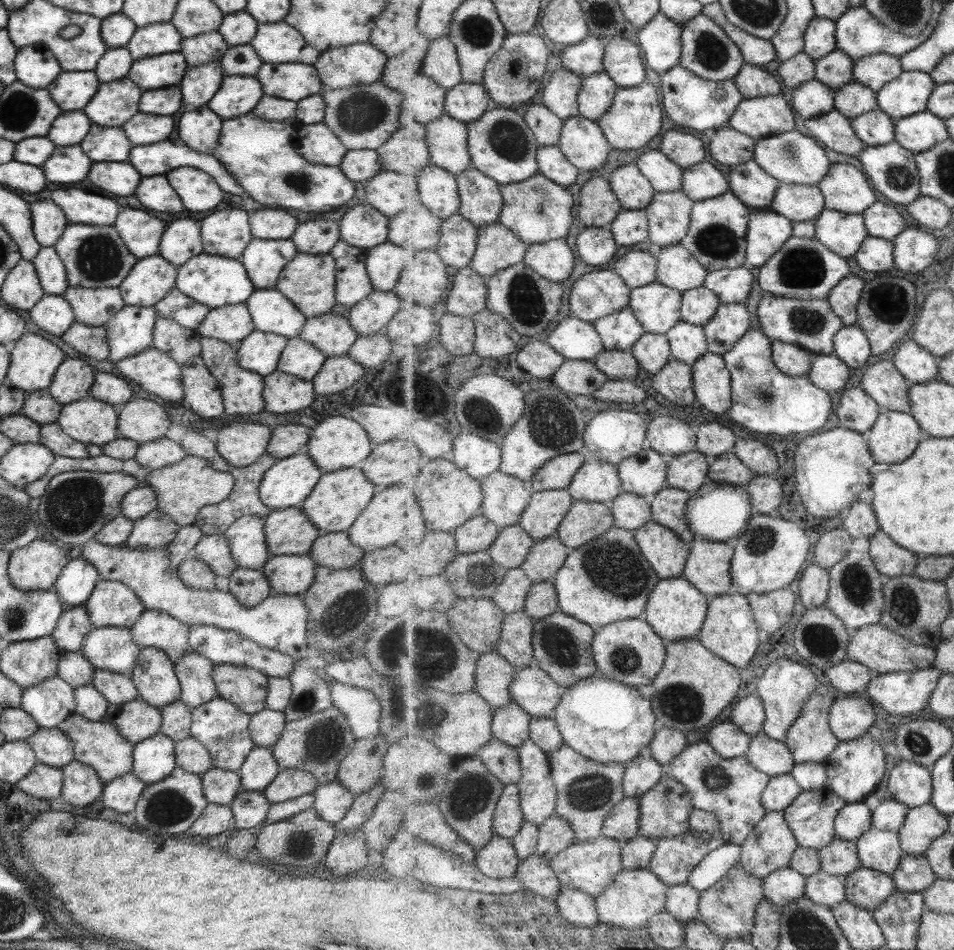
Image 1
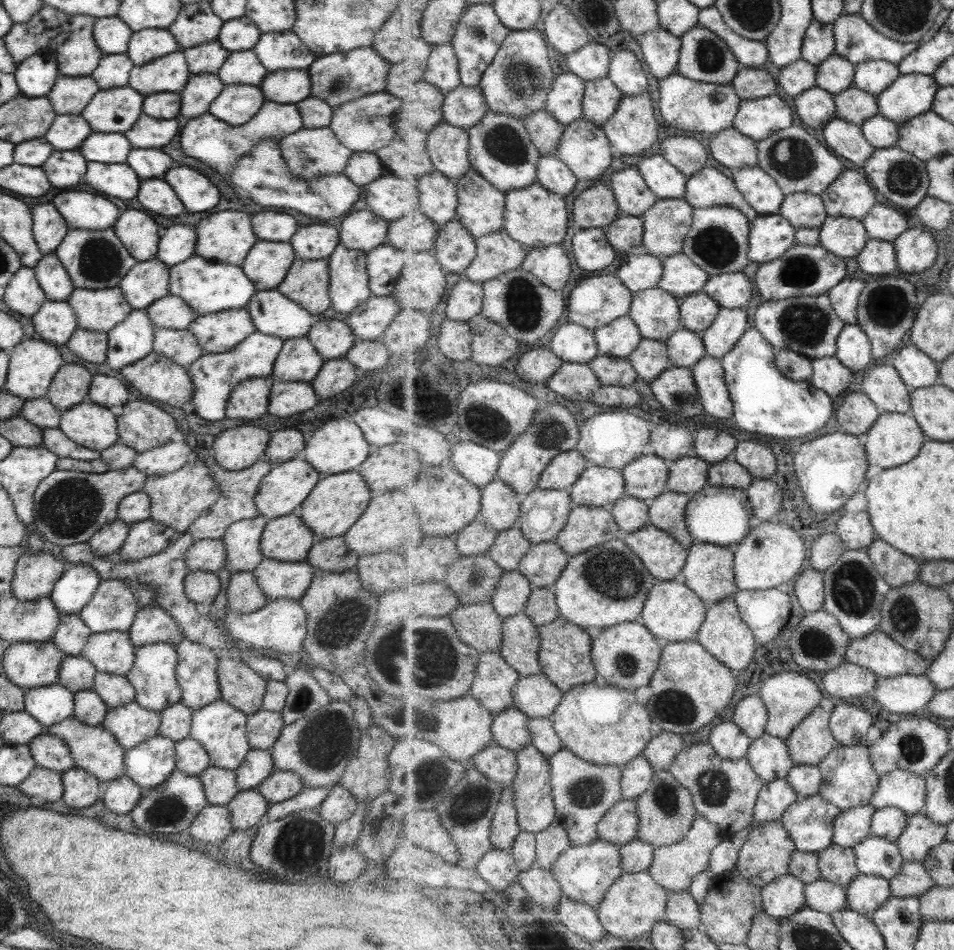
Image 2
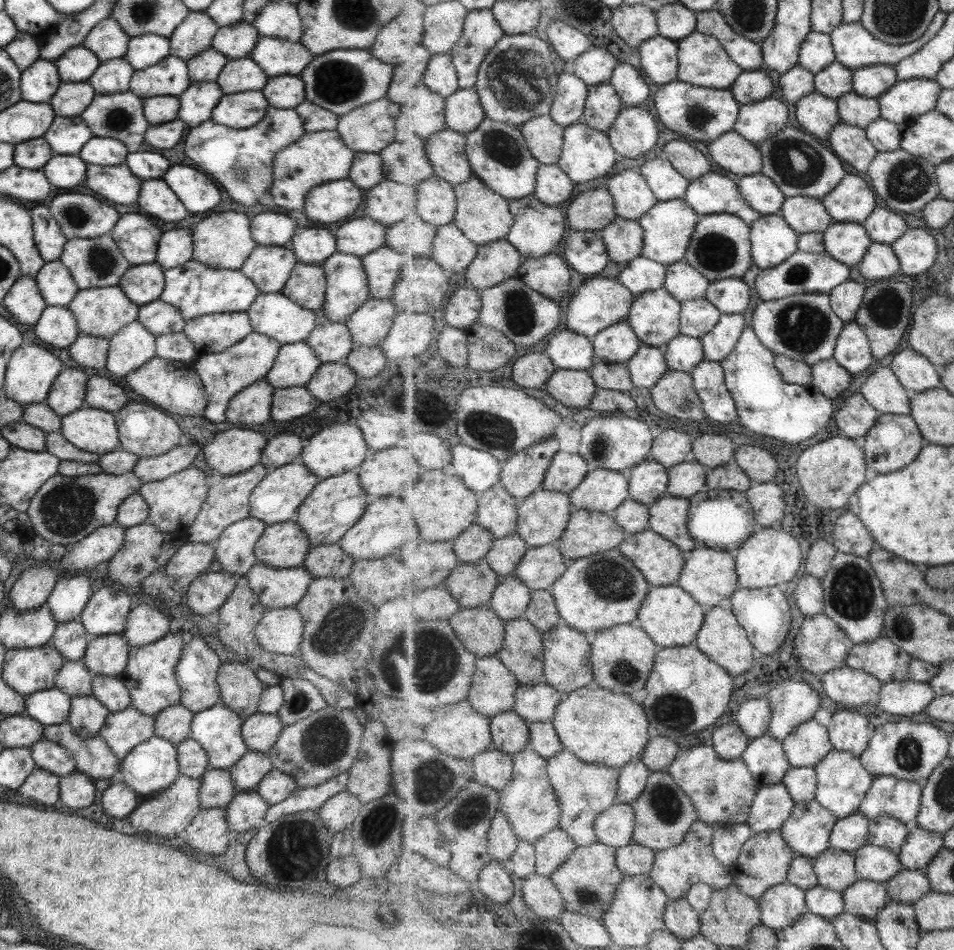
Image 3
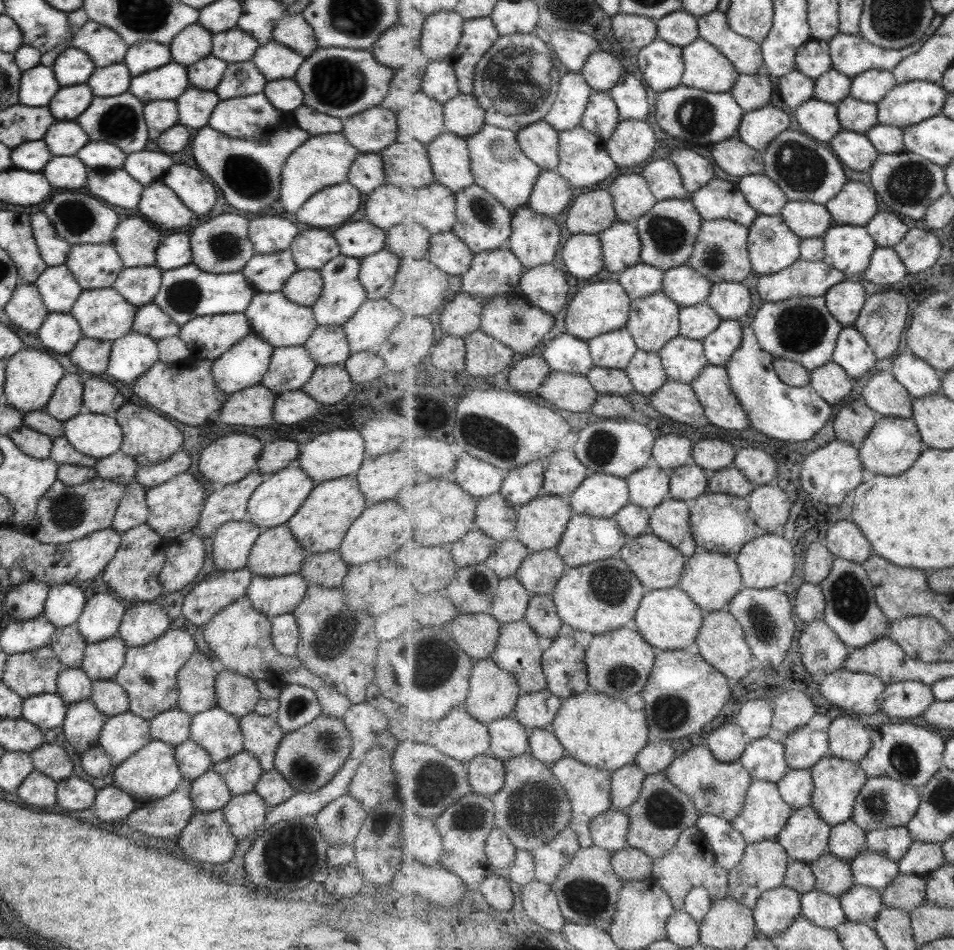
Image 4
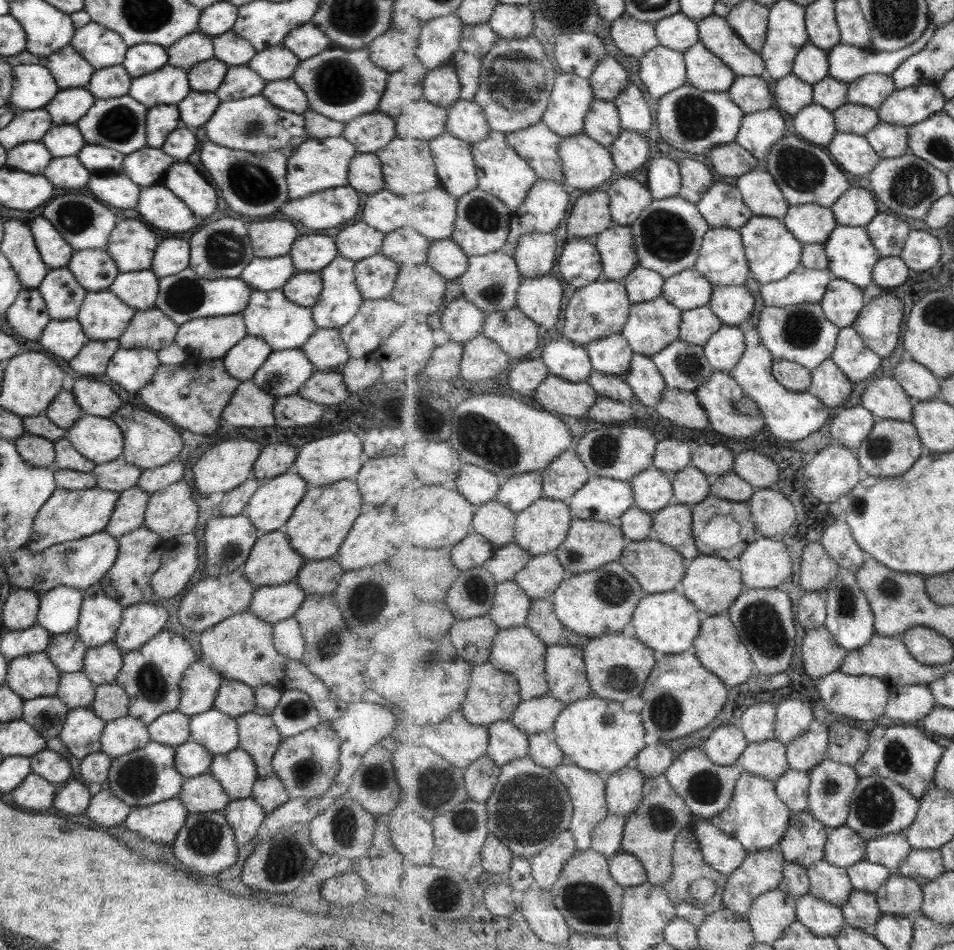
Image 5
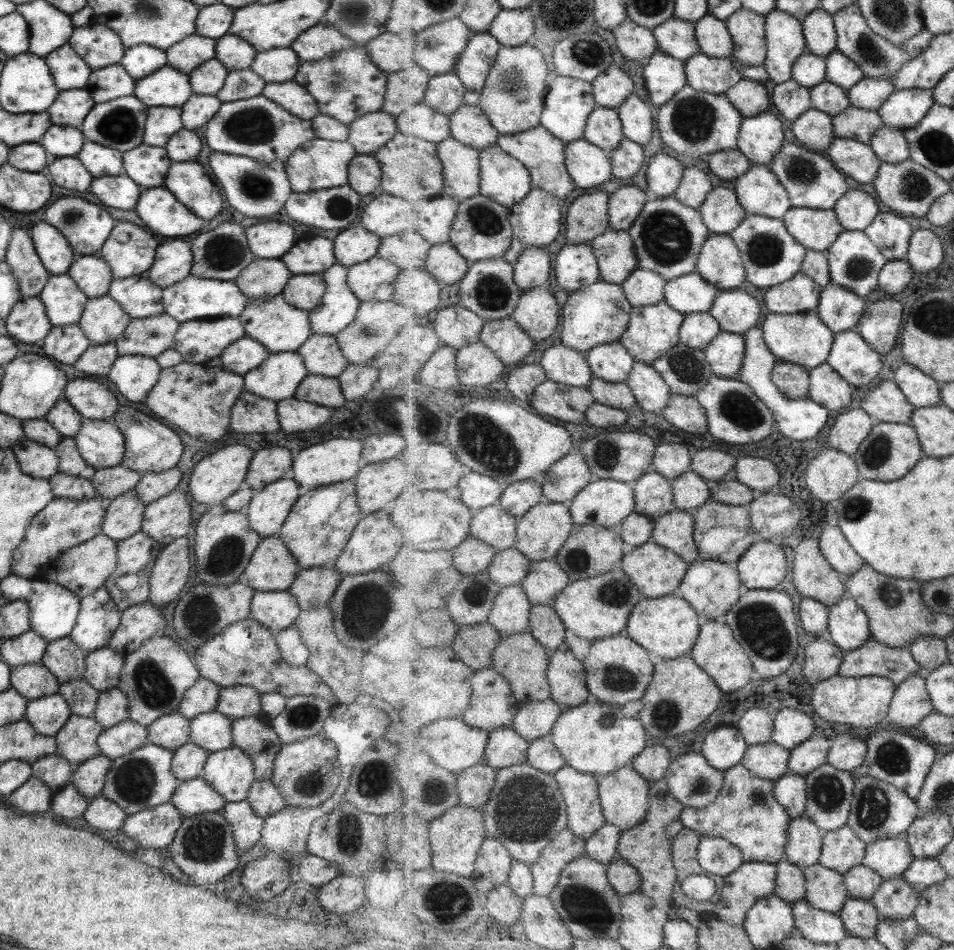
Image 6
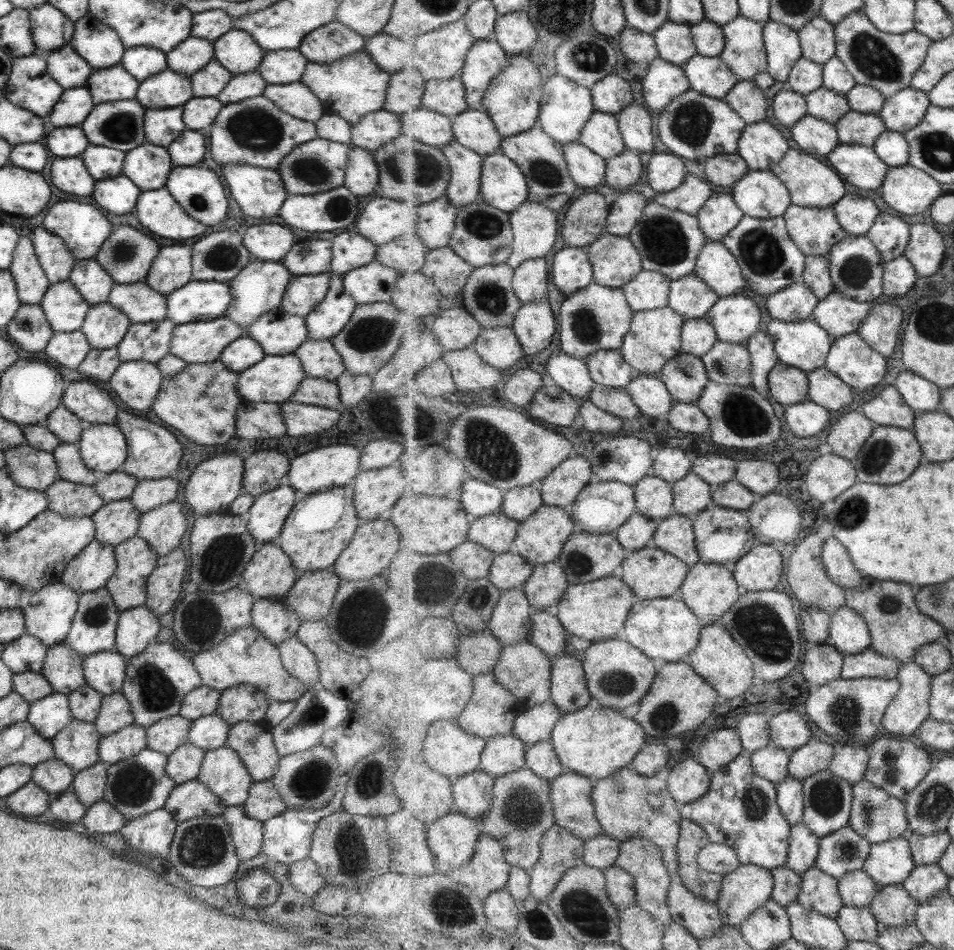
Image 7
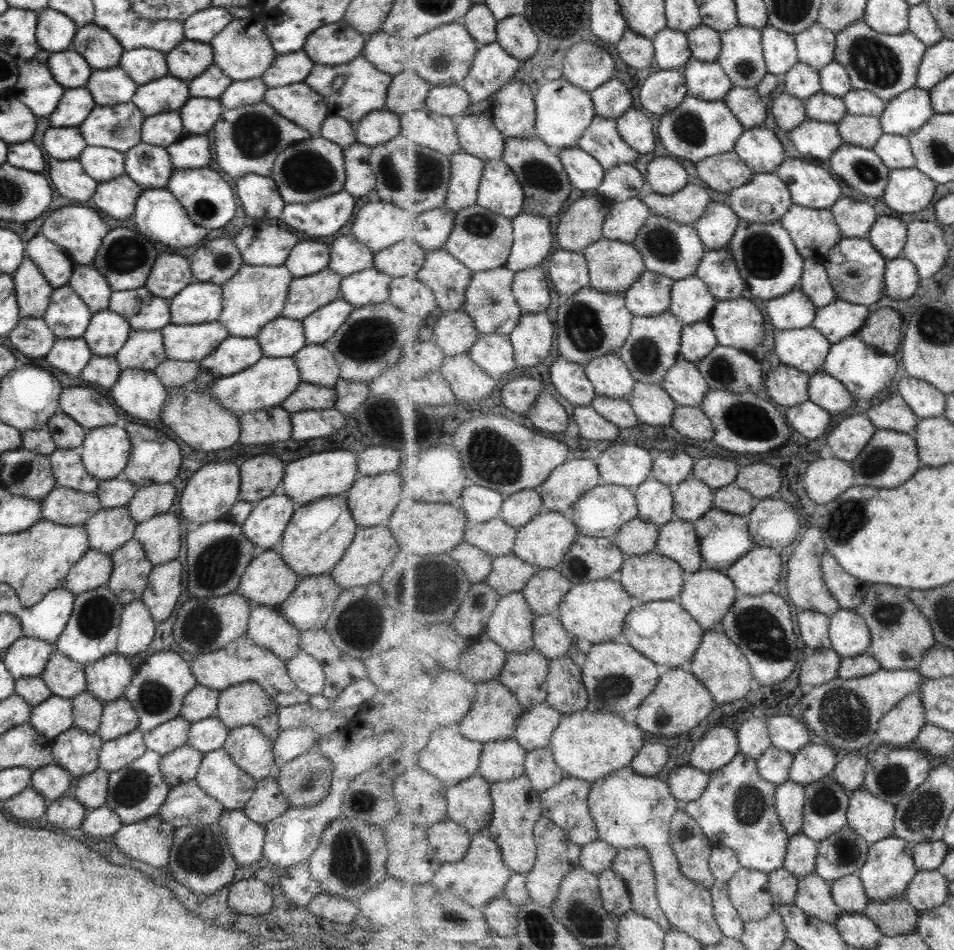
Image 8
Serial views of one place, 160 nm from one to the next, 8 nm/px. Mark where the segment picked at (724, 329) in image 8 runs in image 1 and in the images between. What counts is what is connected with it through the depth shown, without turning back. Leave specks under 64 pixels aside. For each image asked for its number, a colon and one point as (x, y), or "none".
1: (731, 285)
2: (731, 290)
3: (731, 295)
4: (732, 300)
5: (734, 305)
6: (737, 312)
7: (736, 319)

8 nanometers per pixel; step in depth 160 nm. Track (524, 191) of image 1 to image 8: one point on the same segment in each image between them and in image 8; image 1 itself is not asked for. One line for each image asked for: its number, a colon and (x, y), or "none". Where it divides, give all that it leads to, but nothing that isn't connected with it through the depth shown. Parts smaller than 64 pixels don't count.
2: (537, 217)
3: (538, 228)
4: (536, 238)
5: (536, 253)
6: (534, 267)
7: (531, 279)
8: (531, 290)

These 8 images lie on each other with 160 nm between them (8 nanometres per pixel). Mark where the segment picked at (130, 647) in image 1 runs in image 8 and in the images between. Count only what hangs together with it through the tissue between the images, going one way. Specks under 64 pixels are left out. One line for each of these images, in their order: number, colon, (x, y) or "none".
2: (111, 652)
3: (106, 655)
4: (101, 660)
5: (101, 664)
6: (102, 667)
7: (104, 672)
8: (106, 679)

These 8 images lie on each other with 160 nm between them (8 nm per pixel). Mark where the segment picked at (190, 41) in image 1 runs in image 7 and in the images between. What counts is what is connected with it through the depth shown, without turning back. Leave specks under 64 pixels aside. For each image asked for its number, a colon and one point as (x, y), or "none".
2: (207, 57)
3: (204, 67)
4: (205, 74)
5: (206, 76)
6: (207, 79)
7: (209, 82)

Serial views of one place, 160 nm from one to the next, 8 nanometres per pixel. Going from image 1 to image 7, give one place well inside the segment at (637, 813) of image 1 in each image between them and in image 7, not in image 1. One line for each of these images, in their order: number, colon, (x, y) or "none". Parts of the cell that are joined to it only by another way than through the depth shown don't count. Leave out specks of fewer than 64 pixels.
2: (620, 826)
3: (615, 827)
4: (609, 830)
5: (608, 836)
6: (603, 846)
7: (603, 851)

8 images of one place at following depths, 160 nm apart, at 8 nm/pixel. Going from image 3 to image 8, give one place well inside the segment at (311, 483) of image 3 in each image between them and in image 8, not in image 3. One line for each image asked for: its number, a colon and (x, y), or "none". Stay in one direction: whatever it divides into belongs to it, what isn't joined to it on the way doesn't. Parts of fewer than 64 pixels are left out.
4: (279, 495)
5: (269, 507)
6: (266, 511)
7: (264, 520)
8: (265, 524)

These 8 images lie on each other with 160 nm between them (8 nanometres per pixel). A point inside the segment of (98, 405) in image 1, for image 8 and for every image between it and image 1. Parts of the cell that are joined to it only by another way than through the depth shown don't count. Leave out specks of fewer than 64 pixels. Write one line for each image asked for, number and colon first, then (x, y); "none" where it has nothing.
2: (94, 427)
3: (92, 430)
4: (96, 435)
5: (97, 439)
6: (100, 445)
7: (102, 447)
8: (104, 452)

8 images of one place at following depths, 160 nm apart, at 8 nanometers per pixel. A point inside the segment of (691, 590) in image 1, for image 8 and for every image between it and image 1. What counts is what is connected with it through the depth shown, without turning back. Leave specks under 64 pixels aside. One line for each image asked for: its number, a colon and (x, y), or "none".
2: (673, 611)
3: (672, 616)
4: (669, 619)
5: (668, 622)
6: (668, 626)
7: (667, 630)
8: (665, 631)

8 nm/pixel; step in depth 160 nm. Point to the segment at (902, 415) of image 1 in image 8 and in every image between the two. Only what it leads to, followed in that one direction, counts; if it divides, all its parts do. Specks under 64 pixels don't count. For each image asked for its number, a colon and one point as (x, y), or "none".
2: (896, 438)
3: (895, 442)
4: (894, 445)
5: (893, 447)
6: (892, 450)
7: (891, 454)
8: (891, 458)

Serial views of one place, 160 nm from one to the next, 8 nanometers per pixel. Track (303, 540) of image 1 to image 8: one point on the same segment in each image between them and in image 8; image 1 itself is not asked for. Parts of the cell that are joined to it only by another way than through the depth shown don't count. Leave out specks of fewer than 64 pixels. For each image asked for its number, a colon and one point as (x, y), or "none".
2: (286, 539)
3: (283, 545)
4: (275, 551)
5: (271, 562)
6: (271, 568)
7: (269, 574)
8: (267, 581)

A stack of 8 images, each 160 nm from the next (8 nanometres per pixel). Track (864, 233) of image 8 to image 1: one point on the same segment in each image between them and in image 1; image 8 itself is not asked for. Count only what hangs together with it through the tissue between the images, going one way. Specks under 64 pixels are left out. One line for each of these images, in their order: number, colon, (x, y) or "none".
1: (845, 188)
2: (851, 196)
3: (852, 200)
4: (856, 204)
5: (857, 207)
6: (856, 210)
7: (857, 215)

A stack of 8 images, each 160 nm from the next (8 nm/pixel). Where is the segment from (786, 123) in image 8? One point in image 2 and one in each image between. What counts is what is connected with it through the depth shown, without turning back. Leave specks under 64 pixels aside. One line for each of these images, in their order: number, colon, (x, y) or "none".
2: (800, 76)
3: (798, 83)
4: (795, 88)
5: (792, 94)
6: (791, 99)
7: (790, 106)

